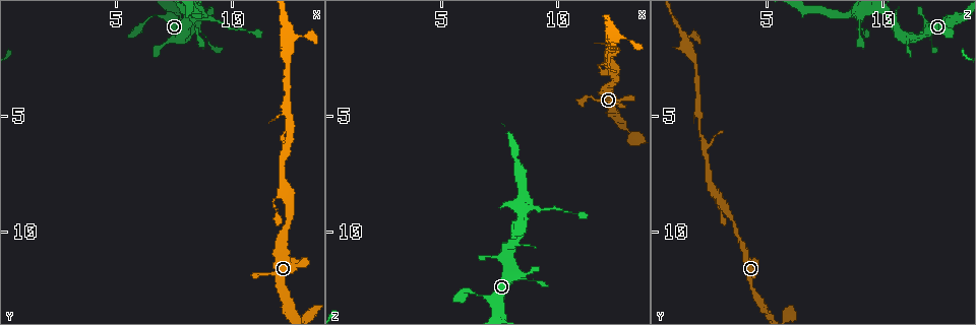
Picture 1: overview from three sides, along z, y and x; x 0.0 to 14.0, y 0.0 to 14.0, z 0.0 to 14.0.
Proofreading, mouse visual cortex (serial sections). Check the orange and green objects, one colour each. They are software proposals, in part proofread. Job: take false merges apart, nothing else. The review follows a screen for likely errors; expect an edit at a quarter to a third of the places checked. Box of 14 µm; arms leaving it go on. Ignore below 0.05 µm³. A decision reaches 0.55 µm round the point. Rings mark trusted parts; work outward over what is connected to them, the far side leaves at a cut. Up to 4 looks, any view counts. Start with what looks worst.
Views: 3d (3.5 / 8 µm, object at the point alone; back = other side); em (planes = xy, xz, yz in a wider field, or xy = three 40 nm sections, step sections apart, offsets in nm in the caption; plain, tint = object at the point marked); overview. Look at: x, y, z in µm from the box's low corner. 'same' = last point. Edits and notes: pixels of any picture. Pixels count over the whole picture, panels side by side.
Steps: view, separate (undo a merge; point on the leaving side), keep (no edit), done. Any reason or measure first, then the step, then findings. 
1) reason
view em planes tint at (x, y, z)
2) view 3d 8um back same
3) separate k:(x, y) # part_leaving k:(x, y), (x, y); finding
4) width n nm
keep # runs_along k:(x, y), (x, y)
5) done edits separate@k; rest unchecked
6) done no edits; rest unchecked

side arm on a straight run
view 3d 3.5um at (12.4, 1.9, 1.6)

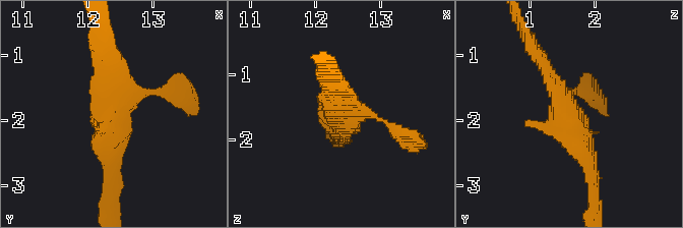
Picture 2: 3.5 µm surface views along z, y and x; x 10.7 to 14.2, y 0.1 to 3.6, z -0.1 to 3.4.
shape alone is not enough
view em planes tint at (12.30, 1.80, 1.55)

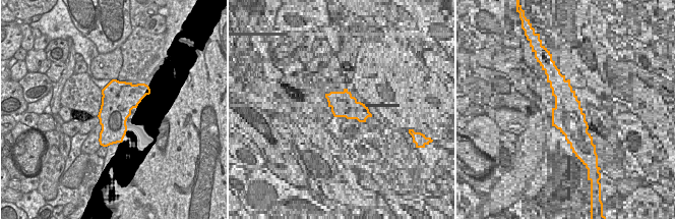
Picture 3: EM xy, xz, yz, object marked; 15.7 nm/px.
keep # runs_along 2:(591, 170), (560, 92), (531, 48); continuous, no second cell

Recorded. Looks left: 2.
arms part here
view 3d 3.5um at (7.8, 1.6, 10.9)

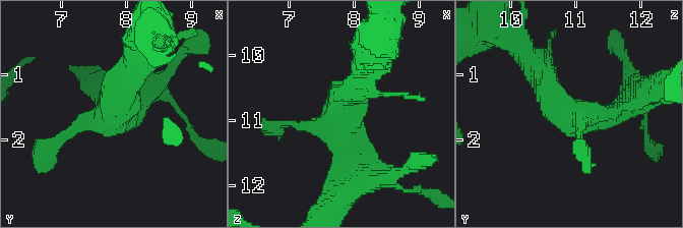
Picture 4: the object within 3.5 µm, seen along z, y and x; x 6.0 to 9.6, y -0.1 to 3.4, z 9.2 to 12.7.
shape alone is not enough
view em xy step 2 tint at (7.80, 1.65, 10.95)

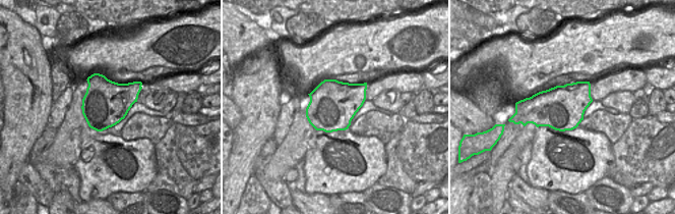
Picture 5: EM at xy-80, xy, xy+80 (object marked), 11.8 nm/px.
keep # runs_along 4:(631, 105), (566, 117), (538, 67); one cell here

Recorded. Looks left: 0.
done no edits; rest unchecked

